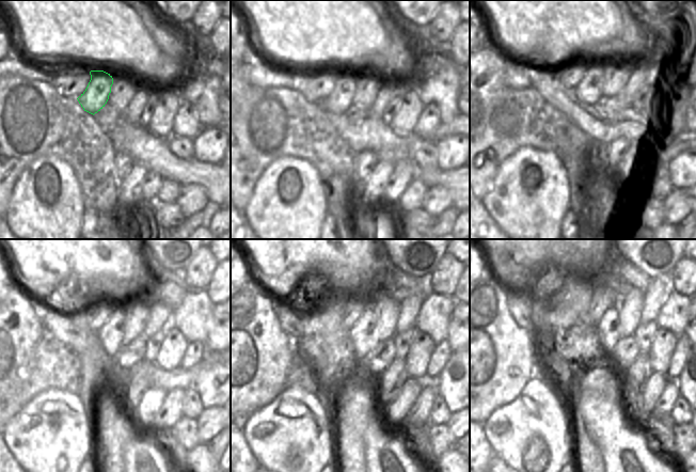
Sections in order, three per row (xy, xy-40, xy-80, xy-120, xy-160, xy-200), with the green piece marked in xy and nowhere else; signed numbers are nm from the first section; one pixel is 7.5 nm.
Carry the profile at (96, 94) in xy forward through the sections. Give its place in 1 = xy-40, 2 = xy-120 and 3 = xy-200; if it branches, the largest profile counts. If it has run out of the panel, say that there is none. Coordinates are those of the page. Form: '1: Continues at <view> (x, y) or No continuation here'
1: Continues at xy-40 (341, 97)
2: Continues at xy-120 (111, 334)
3: Continues at xy-200 (607, 327).

